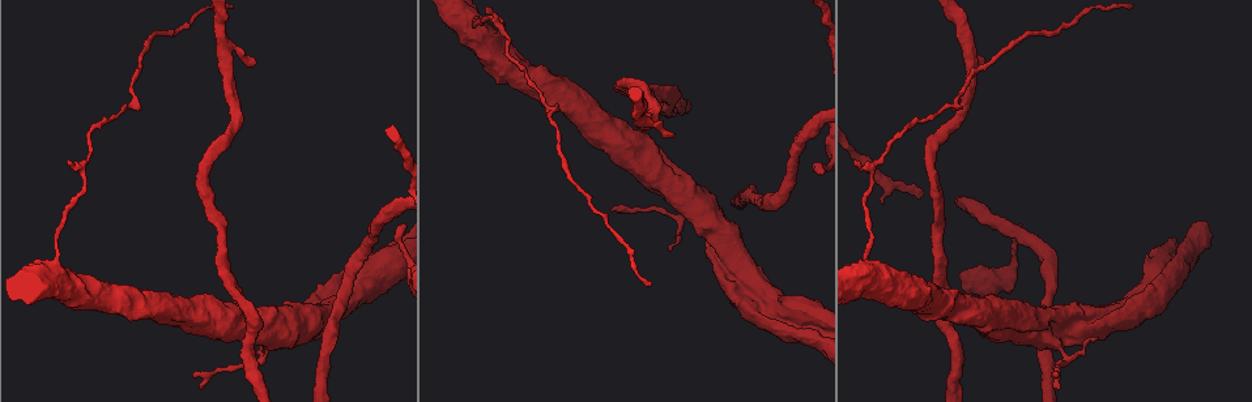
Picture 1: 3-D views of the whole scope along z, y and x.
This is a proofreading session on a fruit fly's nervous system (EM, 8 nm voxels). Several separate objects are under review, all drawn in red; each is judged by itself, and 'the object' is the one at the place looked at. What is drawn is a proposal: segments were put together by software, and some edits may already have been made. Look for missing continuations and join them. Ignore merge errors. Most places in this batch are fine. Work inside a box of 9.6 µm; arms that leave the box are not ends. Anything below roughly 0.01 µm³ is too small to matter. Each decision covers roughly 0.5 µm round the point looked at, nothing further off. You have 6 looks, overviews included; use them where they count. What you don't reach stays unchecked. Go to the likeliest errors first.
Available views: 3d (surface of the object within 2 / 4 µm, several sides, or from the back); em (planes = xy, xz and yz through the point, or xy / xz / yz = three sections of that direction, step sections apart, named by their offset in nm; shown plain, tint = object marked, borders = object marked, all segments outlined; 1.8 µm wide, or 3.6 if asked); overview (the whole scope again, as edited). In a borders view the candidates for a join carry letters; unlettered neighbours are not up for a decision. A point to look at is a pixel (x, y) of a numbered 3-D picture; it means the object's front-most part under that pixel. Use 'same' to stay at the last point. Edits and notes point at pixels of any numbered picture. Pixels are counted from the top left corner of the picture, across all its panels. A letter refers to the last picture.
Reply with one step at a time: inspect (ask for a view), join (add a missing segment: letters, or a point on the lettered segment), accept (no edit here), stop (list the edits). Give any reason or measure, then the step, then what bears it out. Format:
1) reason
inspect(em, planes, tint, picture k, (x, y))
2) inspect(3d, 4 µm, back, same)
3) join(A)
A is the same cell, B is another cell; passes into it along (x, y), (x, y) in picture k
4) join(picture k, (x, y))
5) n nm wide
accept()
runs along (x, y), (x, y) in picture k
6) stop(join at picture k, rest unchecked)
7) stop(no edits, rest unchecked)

an open end
inspect(3d, 2 µm, picture 1, (672, 134))

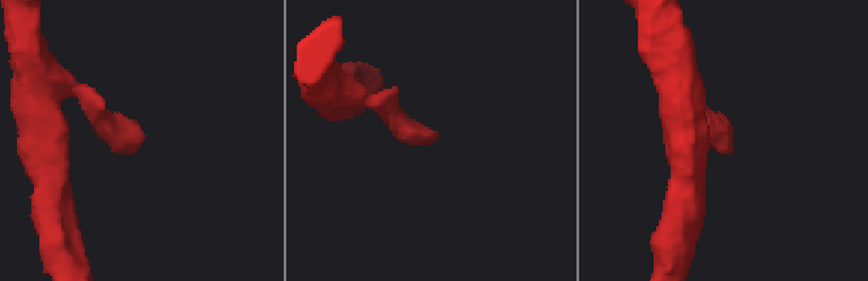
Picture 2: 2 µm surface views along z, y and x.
need the tissue
inspect(em, planes, borders, picture 2, (143, 142))

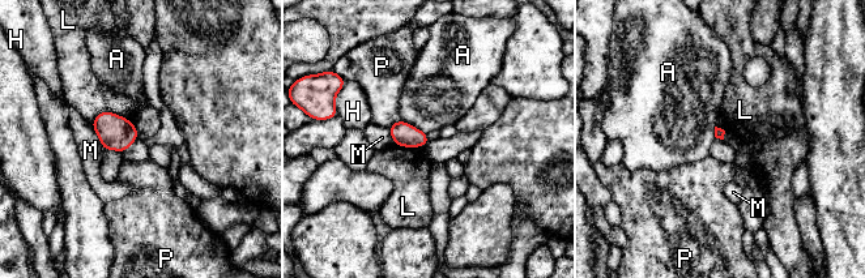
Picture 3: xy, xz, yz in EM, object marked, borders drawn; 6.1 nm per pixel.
accept()
A, H, L, M and P are other cells; border along (90, 123), (113, 111), (132, 124) in picture 3; none of them fits

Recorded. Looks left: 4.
tapers out
inspect(em, planes, borders, picture 1, (1056, 376))

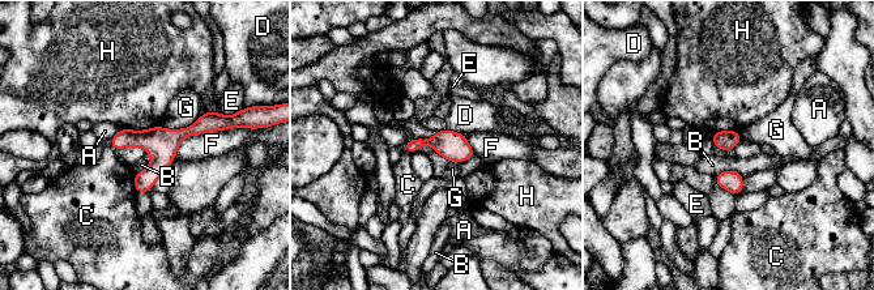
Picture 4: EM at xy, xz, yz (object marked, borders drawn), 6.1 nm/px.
accept()
A, B, C, D, E, F, G and H are other cells; runs along (220, 127), (114, 144) in picture 4; none of them fits

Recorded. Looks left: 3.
closes a loop
inspect(em, 3.6 µm, xy, step 8, borders, picture 1, (338, 277))

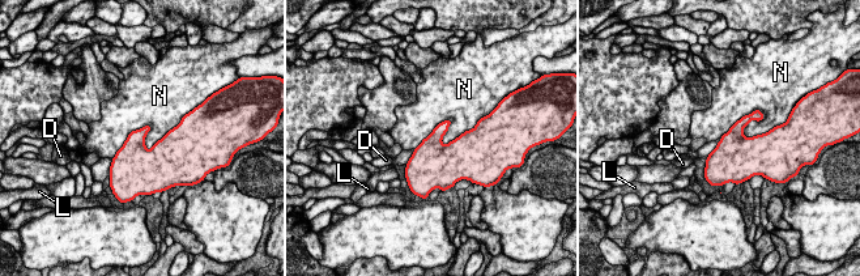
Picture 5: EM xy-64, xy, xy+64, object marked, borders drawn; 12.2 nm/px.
accept()
D, L and N are other cells; border along (181, 120), (113, 158) in picture 5; none of them fits

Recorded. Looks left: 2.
stop(no edits, rest unchecked)

